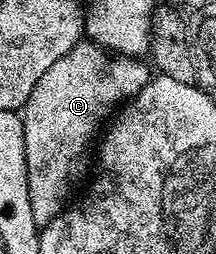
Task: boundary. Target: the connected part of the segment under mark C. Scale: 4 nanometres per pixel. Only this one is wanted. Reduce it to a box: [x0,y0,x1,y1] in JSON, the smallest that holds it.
[20,41,151,227]

